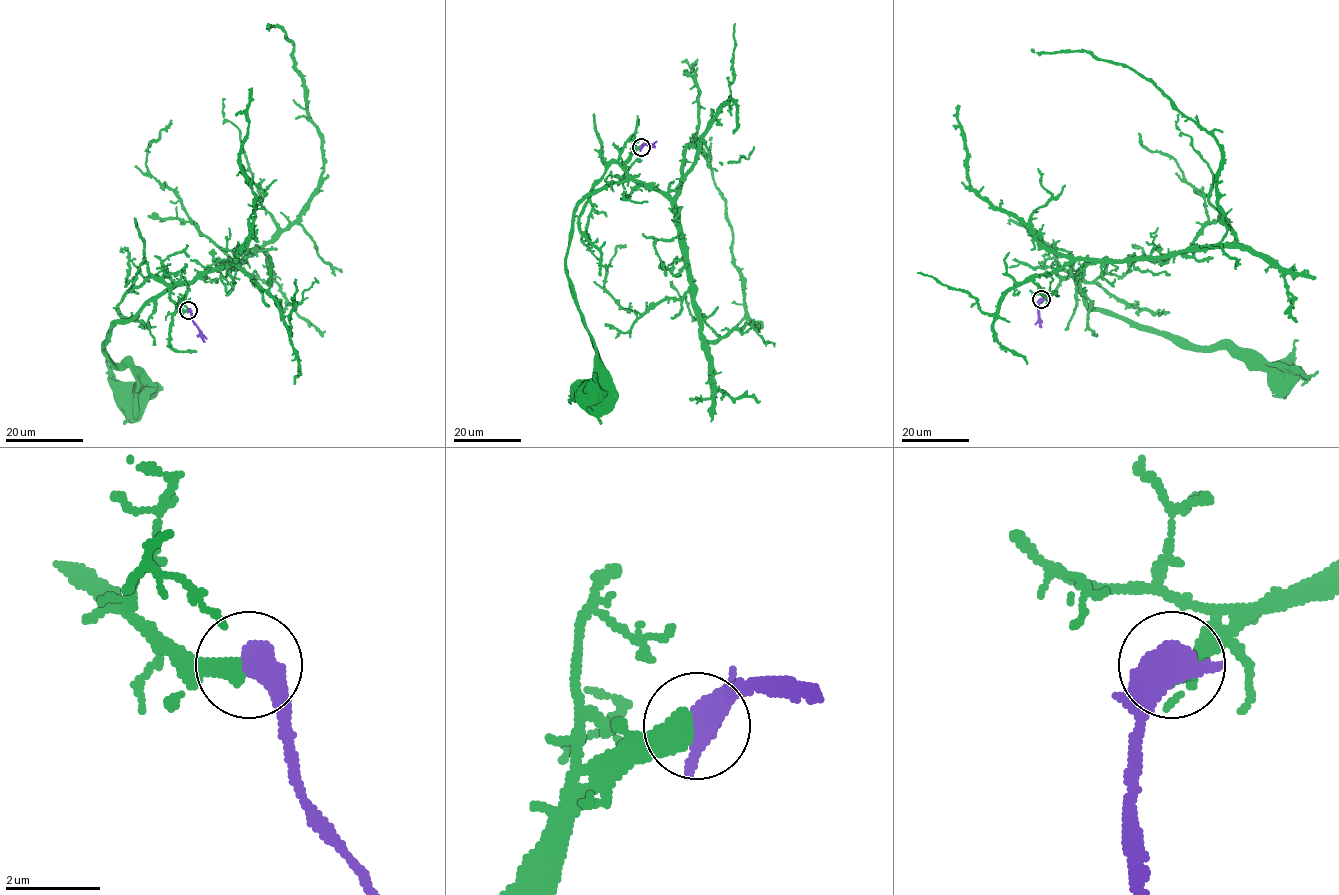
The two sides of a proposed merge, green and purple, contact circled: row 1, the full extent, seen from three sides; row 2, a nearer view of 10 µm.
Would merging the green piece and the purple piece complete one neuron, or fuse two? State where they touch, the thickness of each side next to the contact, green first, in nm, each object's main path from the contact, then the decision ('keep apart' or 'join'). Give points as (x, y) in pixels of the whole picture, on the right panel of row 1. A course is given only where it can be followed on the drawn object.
place (1041, 299); calibres 500 and 700 nm; course green (1041, 300), (1071, 276), (1091, 308), (1200, 346), (1223, 346), (1250, 366), (1272, 371), (1279, 378); course purple (1041, 300), (1038, 305), (1041, 327); keep apart

